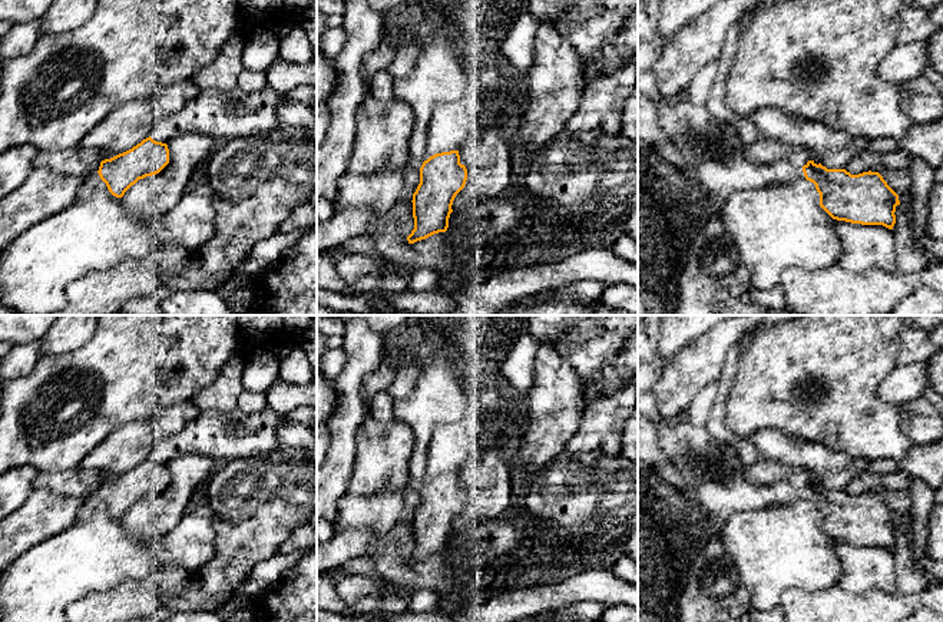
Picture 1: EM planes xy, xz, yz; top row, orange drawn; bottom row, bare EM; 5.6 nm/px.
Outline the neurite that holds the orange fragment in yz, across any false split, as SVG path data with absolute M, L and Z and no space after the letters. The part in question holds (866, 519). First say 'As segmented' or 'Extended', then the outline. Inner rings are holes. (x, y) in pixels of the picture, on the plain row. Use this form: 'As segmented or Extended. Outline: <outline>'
As segmented. Outline: M808 482L803 493L815 506L820 527L833 540L893 550L900 522L879 493L851 496L846 490L827 490L814 482Z

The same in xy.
Extended. Outline: M149 457L132 470L102 482L99 492L86 497L79 507L77 520L86 522L100 500L113 517L122 519L139 500L159 494L168 484L168 466Z

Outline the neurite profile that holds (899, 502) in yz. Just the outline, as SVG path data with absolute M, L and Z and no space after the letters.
M881 487L877 492L883 500L887 503L887 506L897 515L904 515L910 513L911 510L911 500L907 492L900 492L900 490L889 490Z

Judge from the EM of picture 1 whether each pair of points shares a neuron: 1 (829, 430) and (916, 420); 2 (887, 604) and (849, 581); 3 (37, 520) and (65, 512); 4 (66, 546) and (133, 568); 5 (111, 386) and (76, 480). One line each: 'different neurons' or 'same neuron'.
1: different neurons
2: different neurons
3: same neuron
4: same neuron
5: different neurons

